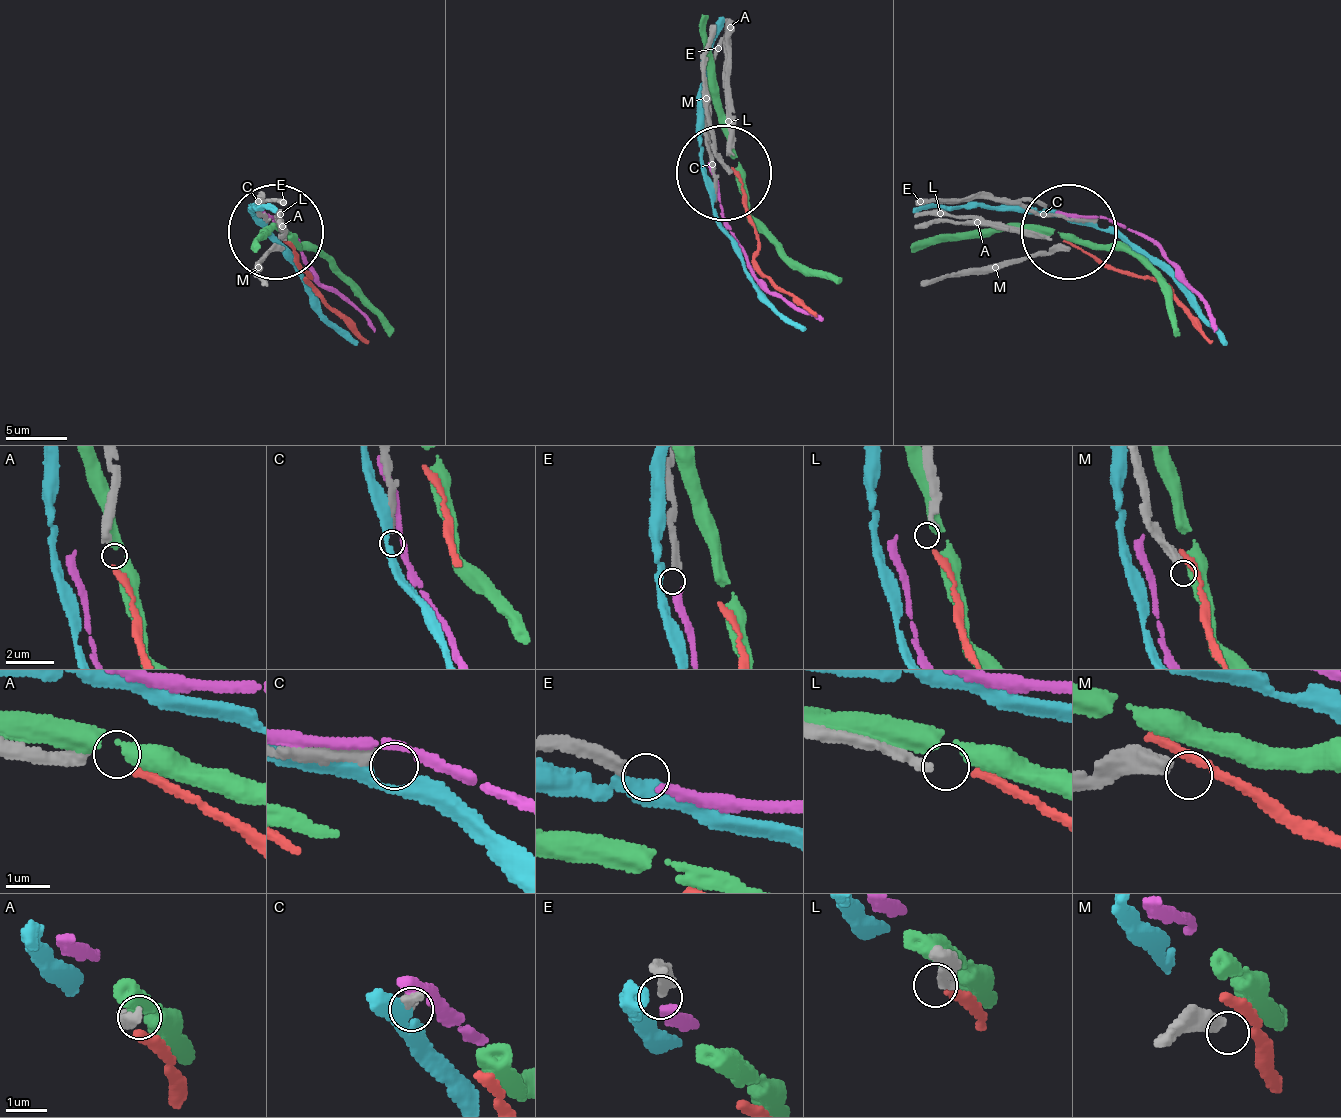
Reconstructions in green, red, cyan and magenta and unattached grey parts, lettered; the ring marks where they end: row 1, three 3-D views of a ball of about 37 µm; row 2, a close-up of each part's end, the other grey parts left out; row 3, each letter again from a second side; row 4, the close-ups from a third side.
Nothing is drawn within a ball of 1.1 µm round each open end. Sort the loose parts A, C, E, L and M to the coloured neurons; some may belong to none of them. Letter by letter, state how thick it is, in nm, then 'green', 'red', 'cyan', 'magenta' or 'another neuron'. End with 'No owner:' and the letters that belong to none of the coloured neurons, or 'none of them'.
A: 300 nm thick; another neuron
C: 280 nm thick; another neuron
E: 280 nm thick; magenta
L: 240 nm thick; red
M: 360 nm thick; another neuron
No owner: A, C, M

